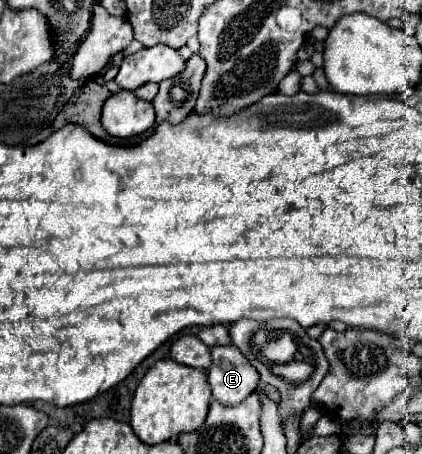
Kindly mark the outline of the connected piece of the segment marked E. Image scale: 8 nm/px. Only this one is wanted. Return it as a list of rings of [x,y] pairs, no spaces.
[[[235,345],[211,347],[211,365],[207,369],[213,399],[223,405],[241,403],[259,383],[259,373],[249,365]]]

